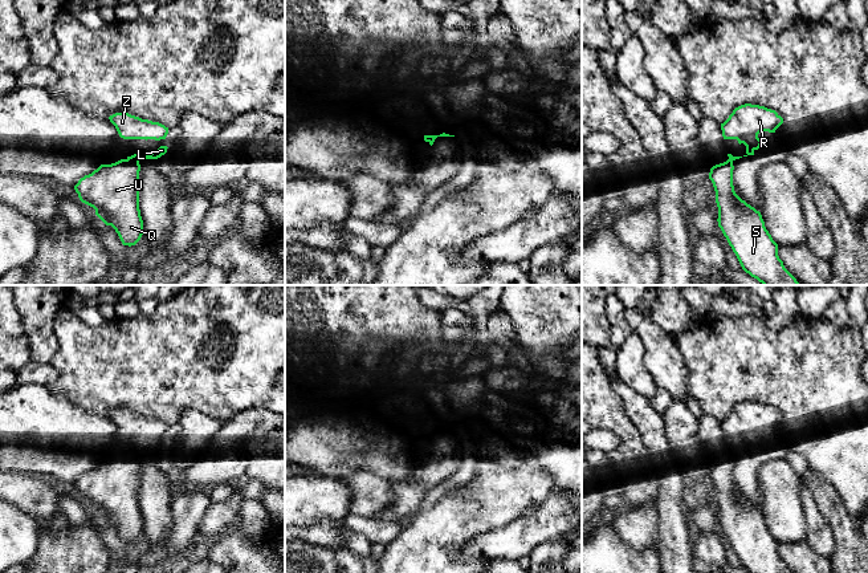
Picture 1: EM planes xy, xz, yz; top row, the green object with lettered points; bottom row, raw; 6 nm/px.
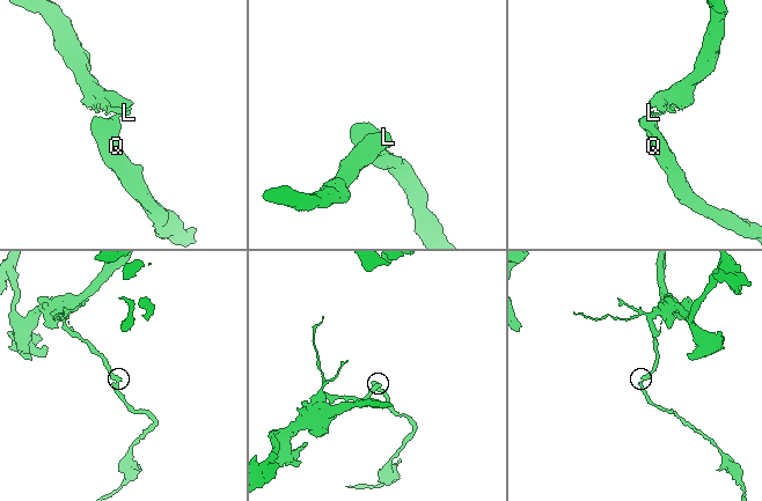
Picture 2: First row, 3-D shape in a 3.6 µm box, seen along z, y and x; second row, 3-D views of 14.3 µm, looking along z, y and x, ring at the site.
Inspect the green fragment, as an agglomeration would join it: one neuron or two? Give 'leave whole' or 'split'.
split

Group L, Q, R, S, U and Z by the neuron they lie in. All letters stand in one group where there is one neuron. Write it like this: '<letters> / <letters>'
L R Z / Q S U

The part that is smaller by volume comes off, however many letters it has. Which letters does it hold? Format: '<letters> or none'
Q, S, U

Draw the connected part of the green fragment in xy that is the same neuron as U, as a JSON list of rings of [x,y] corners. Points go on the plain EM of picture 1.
[[[121,456],[111,462],[101,462],[85,472],[74,483],[82,500],[93,504],[95,512],[118,531],[123,542],[135,542],[143,532],[143,517],[139,507],[139,456]]]

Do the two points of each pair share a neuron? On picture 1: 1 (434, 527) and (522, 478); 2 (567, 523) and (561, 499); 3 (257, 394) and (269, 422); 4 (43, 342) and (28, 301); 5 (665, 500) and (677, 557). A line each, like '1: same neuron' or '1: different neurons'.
1: same neuron
2: same neuron
3: different neurons
4: same neuron
5: same neuron

